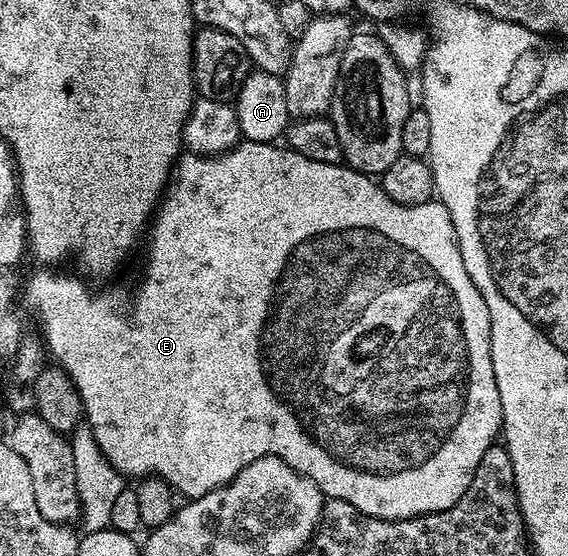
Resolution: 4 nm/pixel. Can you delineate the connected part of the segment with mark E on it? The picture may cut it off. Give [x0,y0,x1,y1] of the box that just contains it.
[21,139,503,520]

